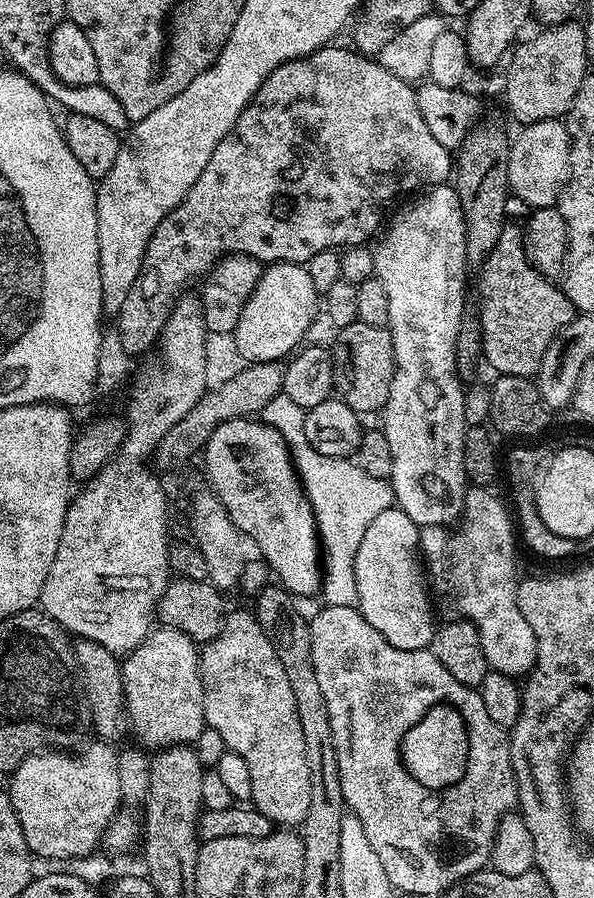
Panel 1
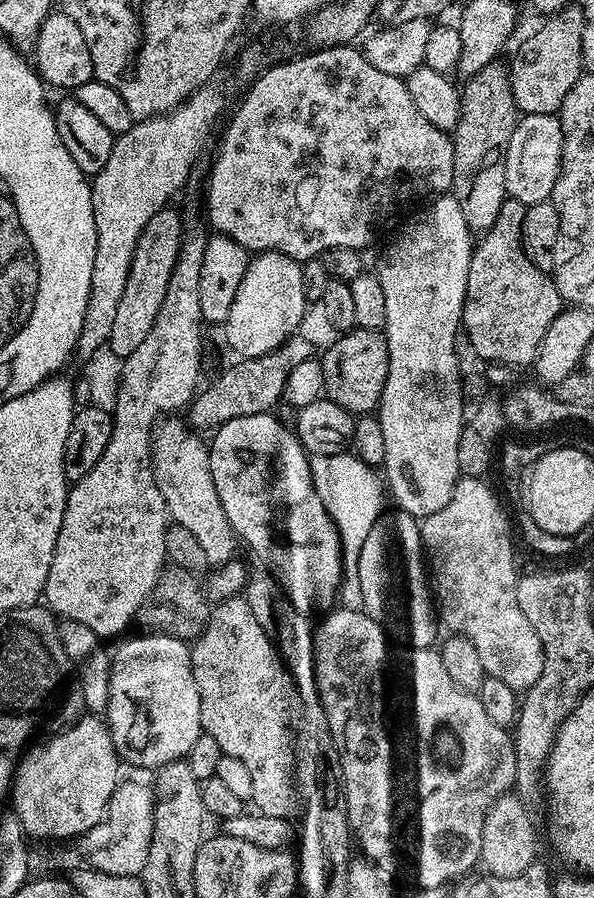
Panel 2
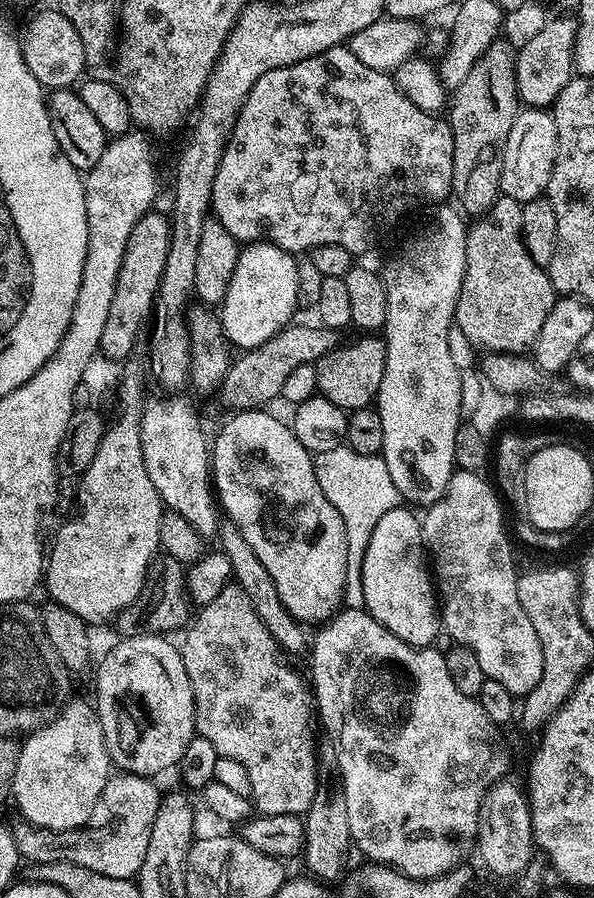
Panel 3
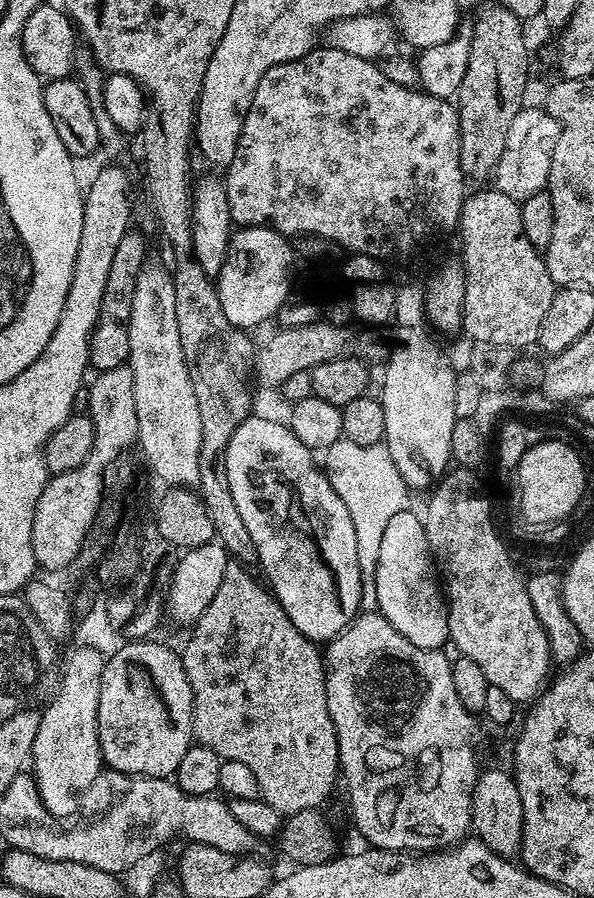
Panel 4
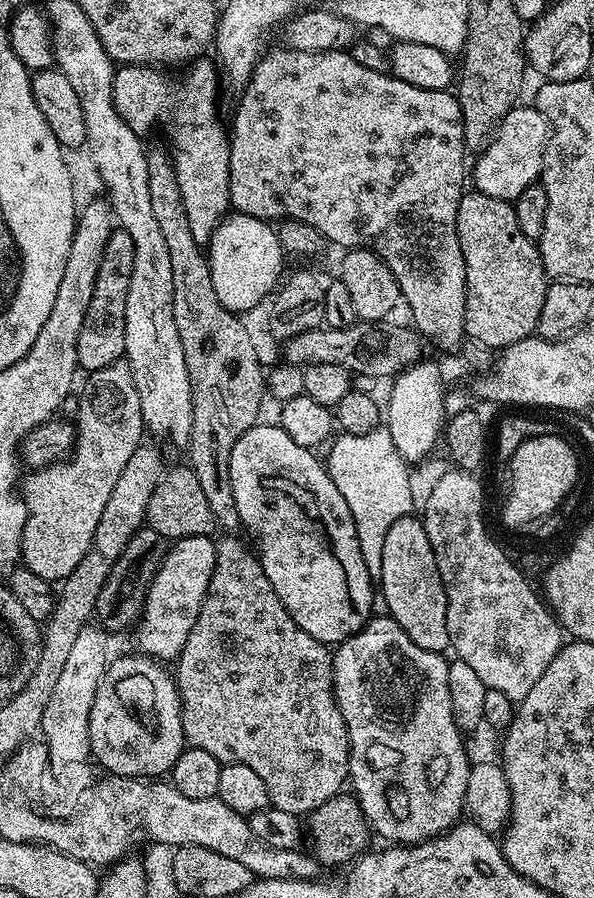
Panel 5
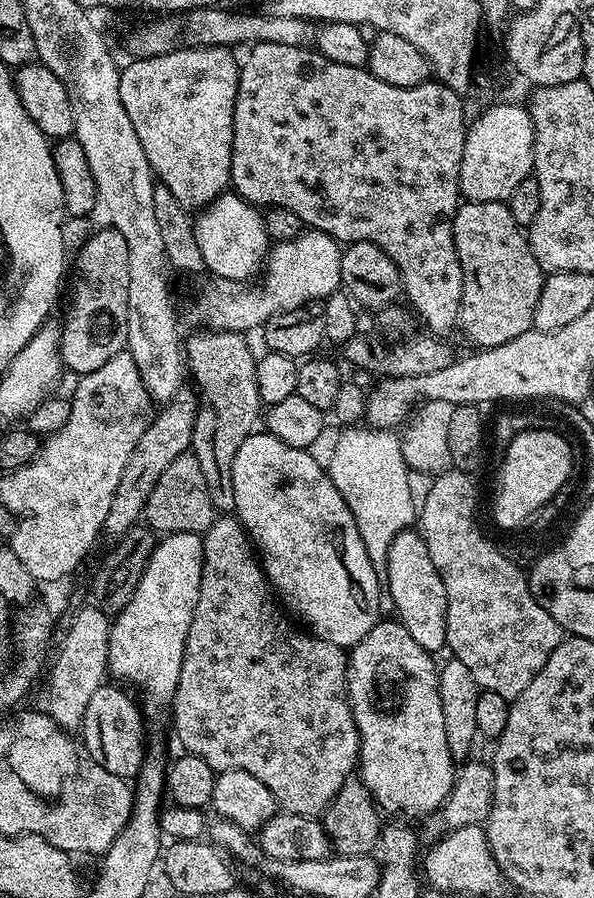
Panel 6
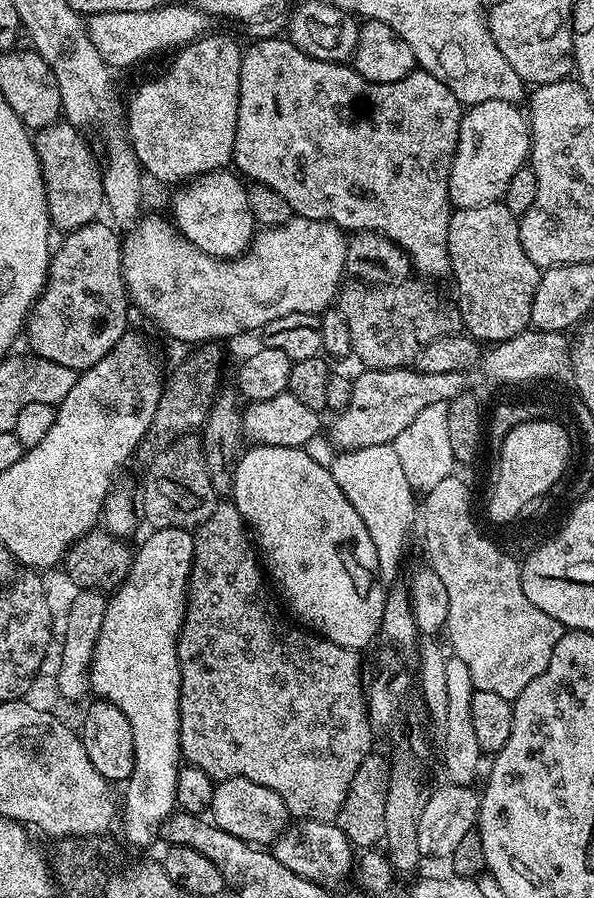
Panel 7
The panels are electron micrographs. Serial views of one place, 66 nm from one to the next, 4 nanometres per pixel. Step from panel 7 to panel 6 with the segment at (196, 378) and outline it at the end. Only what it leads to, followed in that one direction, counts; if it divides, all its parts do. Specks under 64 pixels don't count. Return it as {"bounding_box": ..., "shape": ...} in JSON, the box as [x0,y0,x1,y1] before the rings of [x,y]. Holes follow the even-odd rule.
{"bounding_box":[103,386,198,538],"shape":[[[181,386],[171,400],[163,405],[164,408],[155,413],[151,424],[146,426],[142,438],[138,438],[130,459],[122,470],[122,479],[118,482],[118,490],[114,490],[114,498],[110,502],[110,510],[106,514],[103,535],[111,538],[123,538],[141,523],[144,507],[158,486],[158,478],[162,478],[166,466],[174,462],[182,453],[189,451],[192,446],[192,431],[196,421],[196,406],[198,396],[191,387]]]}

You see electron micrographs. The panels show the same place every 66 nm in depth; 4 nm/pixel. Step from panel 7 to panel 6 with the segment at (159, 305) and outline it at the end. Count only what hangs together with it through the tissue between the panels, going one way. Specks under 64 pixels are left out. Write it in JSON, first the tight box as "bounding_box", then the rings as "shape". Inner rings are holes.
{"bounding_box":[200,230,341,334],"shape":[[[302,230],[294,238],[273,243],[259,277],[260,284],[252,282],[241,286],[236,282],[224,282],[219,285],[221,288],[206,289],[200,296],[204,316],[213,329],[248,334],[251,328],[259,329],[267,324],[271,316],[316,302],[312,300],[324,302],[341,287],[341,251],[335,238],[315,230]]]}

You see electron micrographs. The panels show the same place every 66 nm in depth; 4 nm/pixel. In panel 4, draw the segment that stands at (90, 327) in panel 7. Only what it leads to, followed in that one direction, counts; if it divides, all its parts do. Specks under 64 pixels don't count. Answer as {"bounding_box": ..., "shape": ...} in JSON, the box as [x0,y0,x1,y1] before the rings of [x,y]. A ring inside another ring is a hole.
{"bounding_box":[90,230,148,369],"shape":[[[130,230],[118,242],[118,251],[114,253],[114,263],[110,266],[110,278],[106,282],[106,294],[102,310],[98,314],[96,329],[92,331],[92,350],[90,364],[93,369],[116,368],[127,361],[130,354],[130,334],[128,319],[131,316],[134,290],[138,282],[138,274],[143,270],[148,256],[148,244],[144,236],[136,230]]]}

